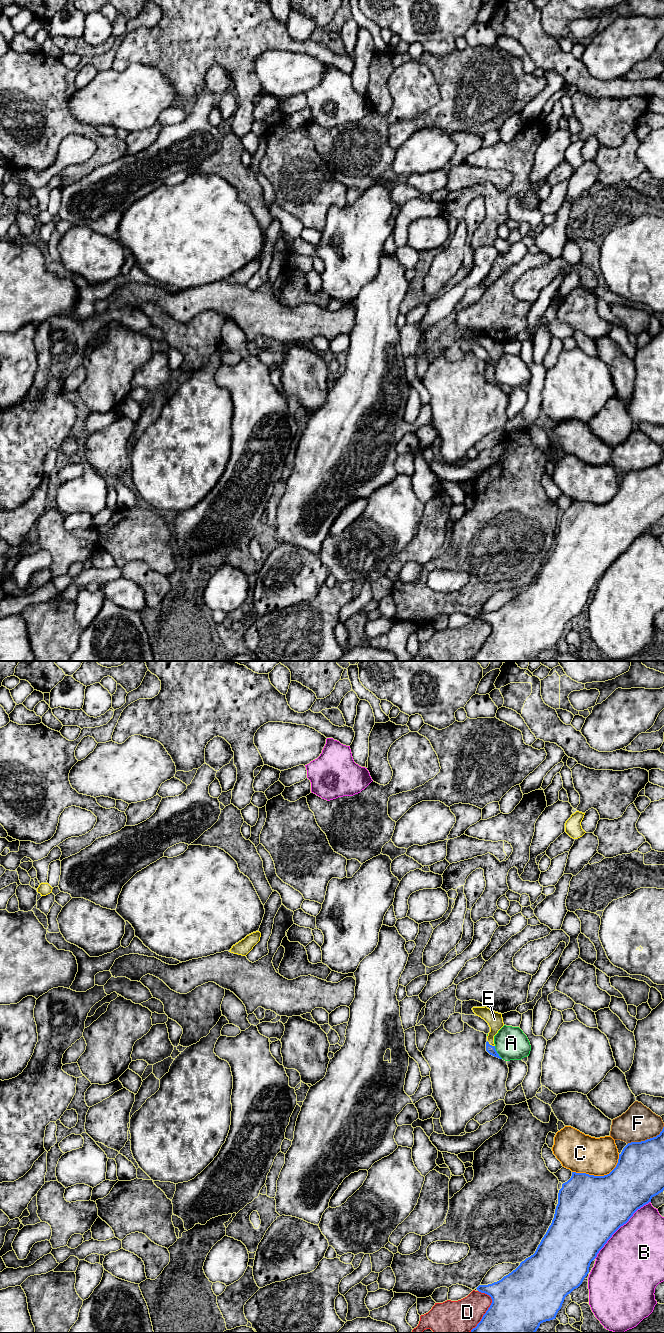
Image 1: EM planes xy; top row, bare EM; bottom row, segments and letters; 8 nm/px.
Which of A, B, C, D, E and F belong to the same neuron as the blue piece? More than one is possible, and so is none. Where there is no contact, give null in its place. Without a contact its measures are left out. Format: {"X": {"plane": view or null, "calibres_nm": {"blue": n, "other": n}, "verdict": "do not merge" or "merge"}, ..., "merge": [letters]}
{"A": {"plane": "xy", "calibres_nm": {"blue": 70, "other": 260}, "verdict": "do not merge"}, "B": {"plane": "xy", "calibres_nm": {"blue": 500, "other": 460}, "verdict": "do not merge"}, "C": {"plane": "xy", "calibres_nm": {"blue": 500, "other": 320}, "verdict": "do not merge"}, "D": {"plane": "xy", "calibres_nm": {"blue": 460, "other": 280}, "verdict": "do not merge"}, "E": {"plane": "xy", "calibres_nm": {"blue": 70, "other": 130}, "verdict": "merge"}, "F": {"plane": "xy", "calibres_nm": {"blue": 380, "other": 280}, "verdict": "do not merge"}, "merge": ["E"]}

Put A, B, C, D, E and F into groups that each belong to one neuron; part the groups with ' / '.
A / B / C / D / E / F

